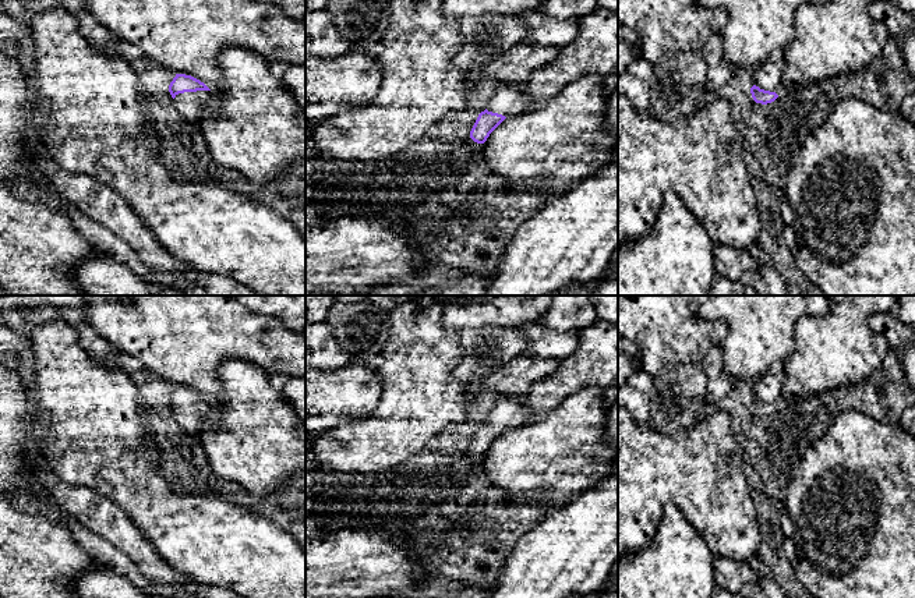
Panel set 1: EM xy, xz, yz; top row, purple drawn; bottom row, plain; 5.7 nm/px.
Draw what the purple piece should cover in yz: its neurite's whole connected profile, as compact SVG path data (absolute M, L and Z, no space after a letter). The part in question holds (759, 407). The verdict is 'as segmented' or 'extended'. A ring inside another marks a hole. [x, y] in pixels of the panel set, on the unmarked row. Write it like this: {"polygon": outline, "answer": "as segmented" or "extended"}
{"polygon": "M785 362L774 364L763 376L757 378L755 385L755 397L750 400L752 410L756 415L767 417L774 414L795 399L782 394L785 381Z", "answer": "extended"}

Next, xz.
{"polygon": "M499 397L481 424L470 443L470 461L480 460L490 446L508 429L527 425L533 421L522 397Z", "answer": "extended"}

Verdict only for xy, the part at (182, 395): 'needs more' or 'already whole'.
needs more

